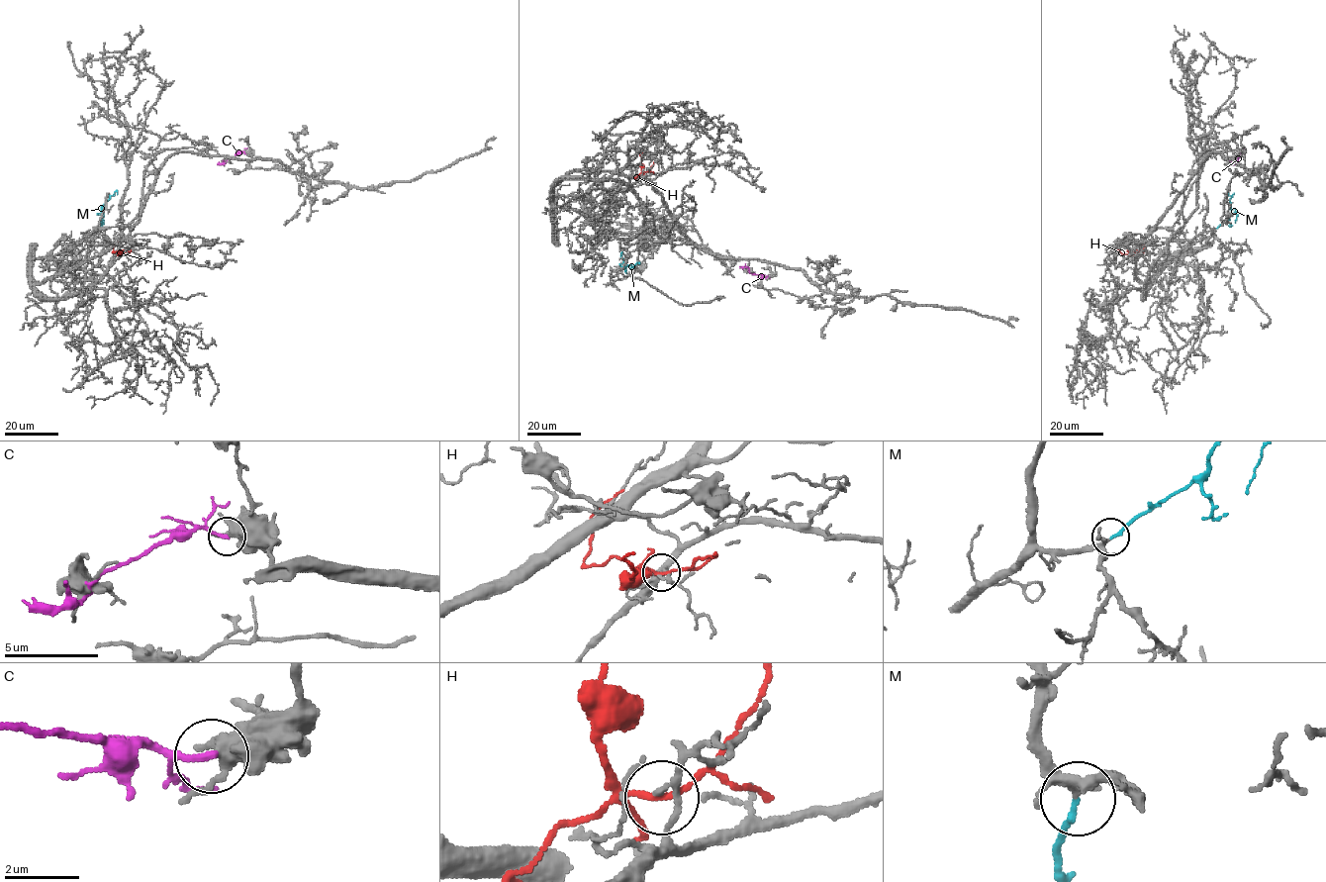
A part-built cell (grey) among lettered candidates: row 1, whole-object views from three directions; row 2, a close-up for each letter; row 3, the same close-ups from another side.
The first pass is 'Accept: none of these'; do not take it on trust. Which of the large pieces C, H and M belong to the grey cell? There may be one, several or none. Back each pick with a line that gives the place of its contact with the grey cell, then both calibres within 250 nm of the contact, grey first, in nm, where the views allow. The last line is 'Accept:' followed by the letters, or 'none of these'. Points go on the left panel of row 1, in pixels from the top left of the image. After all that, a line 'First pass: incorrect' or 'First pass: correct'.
M: Touches grey at (100, 229). Thickness 240 nm (grey) against 150 nm
Accept: M
First pass: incorrect

